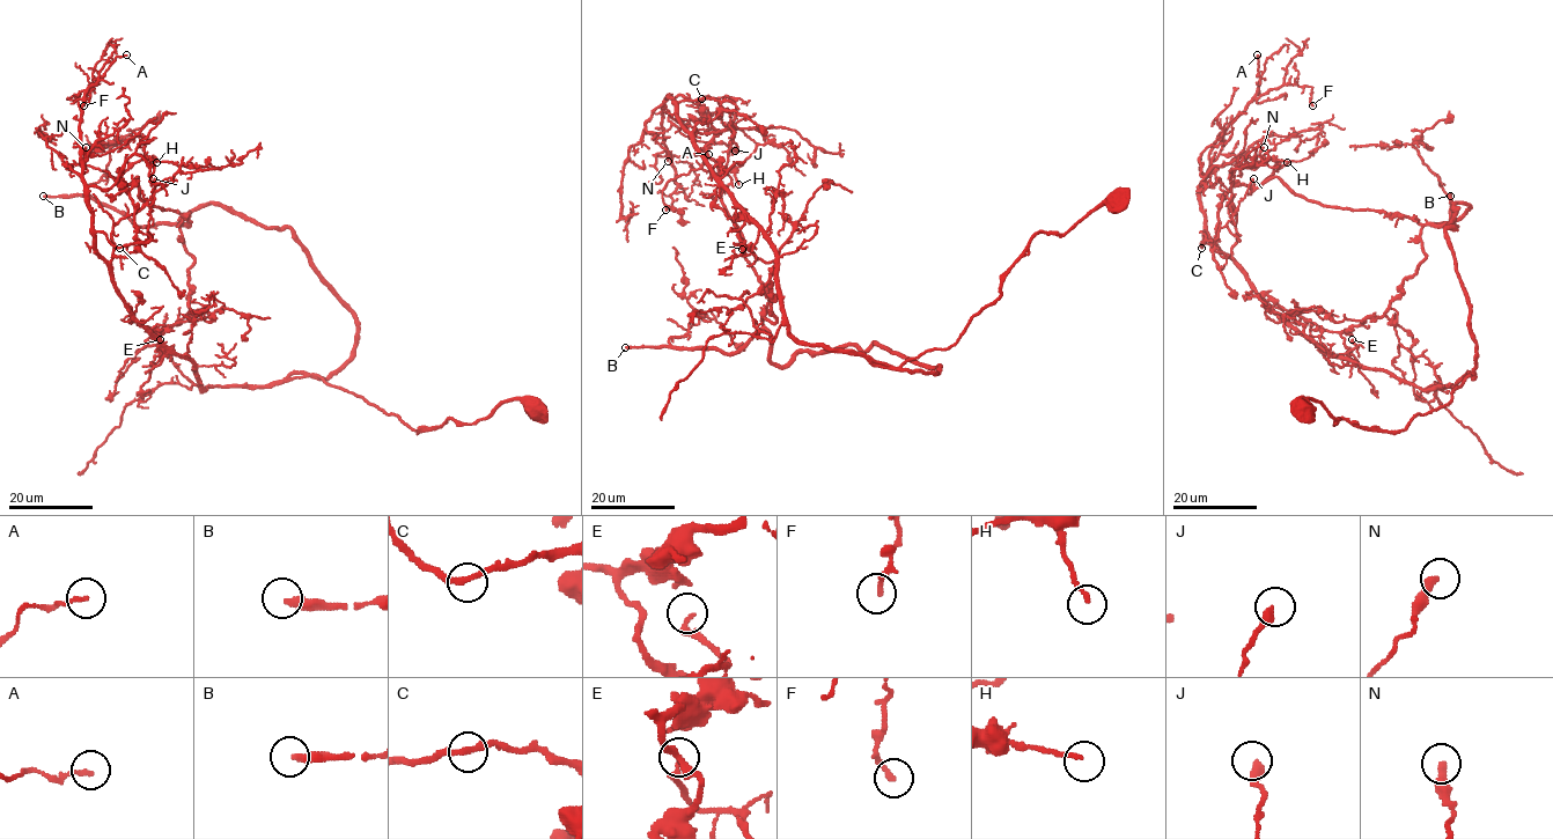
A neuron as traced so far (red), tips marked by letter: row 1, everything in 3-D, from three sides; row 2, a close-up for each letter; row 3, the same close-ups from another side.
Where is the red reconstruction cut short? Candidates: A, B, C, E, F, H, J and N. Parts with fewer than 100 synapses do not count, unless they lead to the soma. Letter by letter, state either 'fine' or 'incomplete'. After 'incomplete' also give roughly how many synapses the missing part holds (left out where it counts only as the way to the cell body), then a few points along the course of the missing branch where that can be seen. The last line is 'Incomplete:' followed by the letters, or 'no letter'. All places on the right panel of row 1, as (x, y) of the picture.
A: fine
B: incomplete; about 550 synapses; missing branch runs (1450, 196), (1406, 248), (1389, 309), (1398, 348), (1388, 352), (1279, 274), (1226, 219), (1209, 188), (1222, 134)
C: fine
E: fine
F: fine
H: fine
J: fine
N: fine
Incomplete: B

